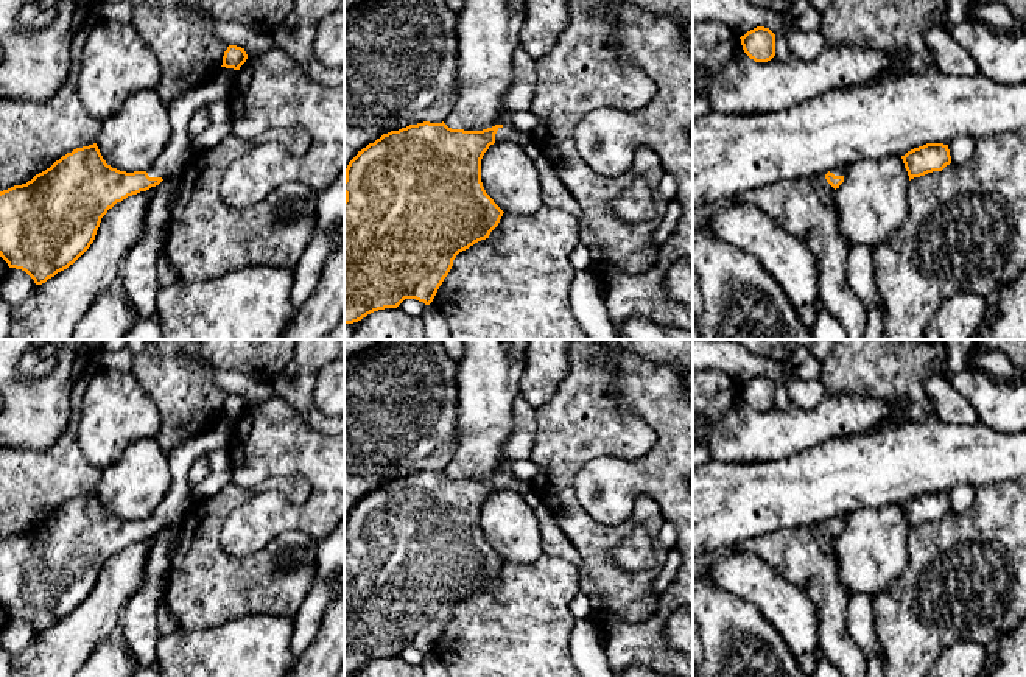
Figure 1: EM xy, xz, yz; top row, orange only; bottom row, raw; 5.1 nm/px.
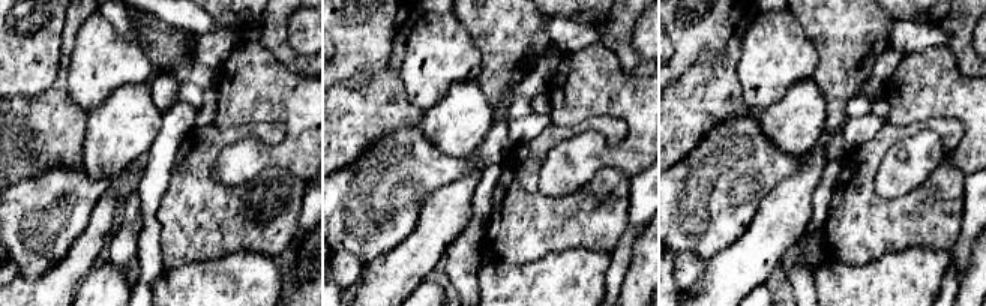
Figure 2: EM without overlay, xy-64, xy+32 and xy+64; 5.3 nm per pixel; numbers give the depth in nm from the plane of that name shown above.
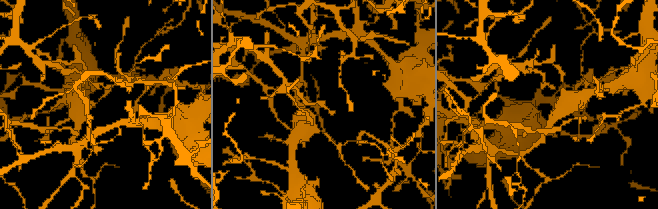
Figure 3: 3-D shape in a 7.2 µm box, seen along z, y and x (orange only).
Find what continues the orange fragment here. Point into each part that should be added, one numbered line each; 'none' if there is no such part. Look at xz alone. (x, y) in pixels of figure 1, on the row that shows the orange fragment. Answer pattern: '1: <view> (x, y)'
1: xz (506, 133)

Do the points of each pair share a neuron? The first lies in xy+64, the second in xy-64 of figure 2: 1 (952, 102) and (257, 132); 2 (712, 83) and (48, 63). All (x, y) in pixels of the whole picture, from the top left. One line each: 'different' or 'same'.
1: different
2: different

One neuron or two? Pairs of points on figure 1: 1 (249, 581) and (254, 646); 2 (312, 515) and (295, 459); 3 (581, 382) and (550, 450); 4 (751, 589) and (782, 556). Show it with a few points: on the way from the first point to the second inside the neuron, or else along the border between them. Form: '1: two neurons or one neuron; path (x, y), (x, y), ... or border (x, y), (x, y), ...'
1: two neurons; border (288, 617), (243, 615), (217, 624)
2: one neuron; path (318, 501), (318, 481), (309, 472)
3: one neuron; path (581, 399), (579, 420), (567, 433)
4: two neurons; border (738, 551), (760, 556), (785, 578), (802, 587)

